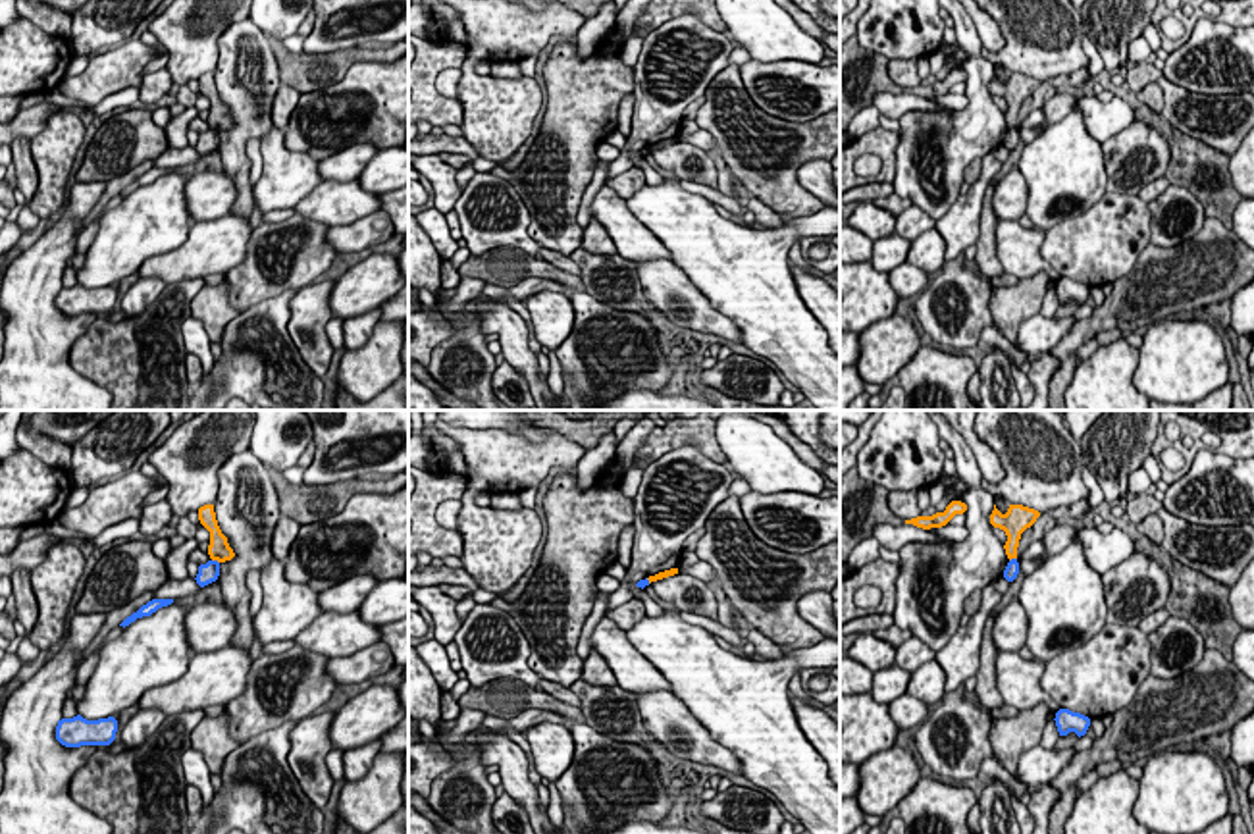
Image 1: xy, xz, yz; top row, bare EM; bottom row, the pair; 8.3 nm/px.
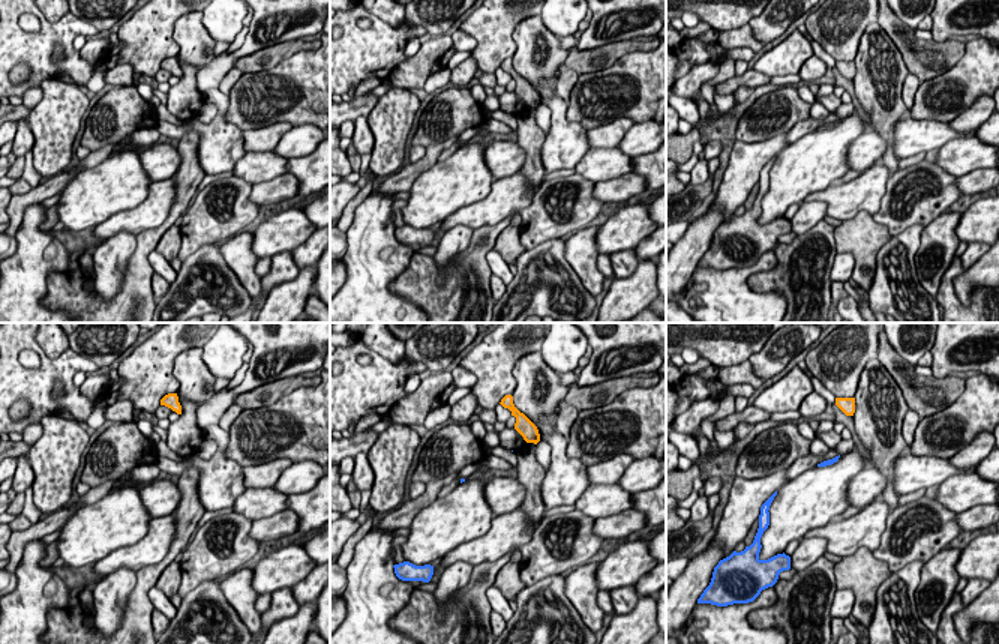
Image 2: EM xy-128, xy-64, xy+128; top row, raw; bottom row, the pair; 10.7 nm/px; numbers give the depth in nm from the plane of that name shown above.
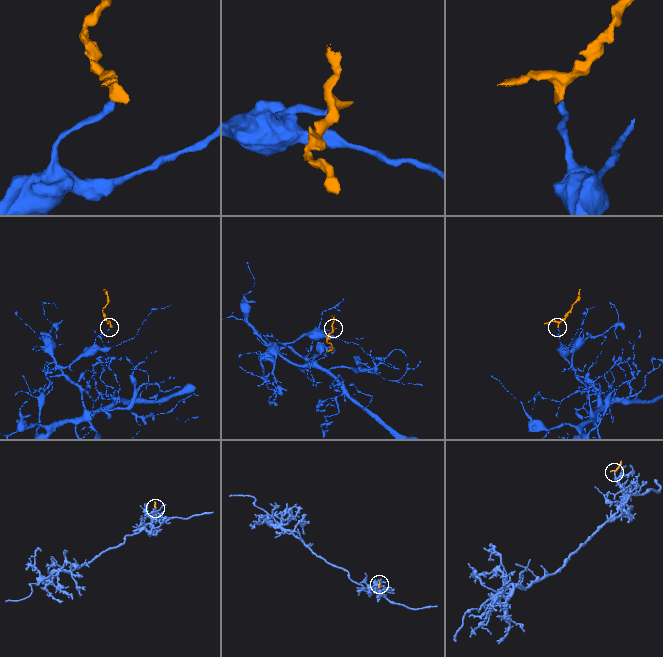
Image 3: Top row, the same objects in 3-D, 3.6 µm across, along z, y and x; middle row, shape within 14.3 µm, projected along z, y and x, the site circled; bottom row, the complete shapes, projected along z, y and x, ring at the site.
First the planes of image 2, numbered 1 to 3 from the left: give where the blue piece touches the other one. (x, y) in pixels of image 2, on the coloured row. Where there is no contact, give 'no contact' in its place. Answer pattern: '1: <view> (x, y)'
1: no contact
2: no contact
3: no contact

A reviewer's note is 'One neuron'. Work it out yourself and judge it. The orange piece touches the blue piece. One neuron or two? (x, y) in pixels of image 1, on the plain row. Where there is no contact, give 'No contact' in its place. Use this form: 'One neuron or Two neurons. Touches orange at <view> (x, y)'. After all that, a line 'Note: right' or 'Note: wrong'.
Two neurons. Touches orange at xy (216, 128)
Note: wrong

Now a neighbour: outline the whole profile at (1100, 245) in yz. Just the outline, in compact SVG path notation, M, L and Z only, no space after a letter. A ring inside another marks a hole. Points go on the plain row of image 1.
M1106 193L1084 214L1046 231L1040 256L1059 274L1104 287L1131 272L1150 245L1152 214L1138 195Z

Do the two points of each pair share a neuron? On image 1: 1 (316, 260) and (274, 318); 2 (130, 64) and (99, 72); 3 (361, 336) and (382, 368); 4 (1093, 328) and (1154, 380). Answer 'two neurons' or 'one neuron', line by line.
1: two neurons
2: one neuron
3: two neurons
4: two neurons

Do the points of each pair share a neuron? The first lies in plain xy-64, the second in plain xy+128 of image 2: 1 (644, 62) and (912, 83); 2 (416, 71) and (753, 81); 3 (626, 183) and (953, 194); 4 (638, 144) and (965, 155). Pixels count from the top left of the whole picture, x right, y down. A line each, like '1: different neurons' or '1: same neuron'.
1: different neurons
2: different neurons
3: different neurons
4: different neurons

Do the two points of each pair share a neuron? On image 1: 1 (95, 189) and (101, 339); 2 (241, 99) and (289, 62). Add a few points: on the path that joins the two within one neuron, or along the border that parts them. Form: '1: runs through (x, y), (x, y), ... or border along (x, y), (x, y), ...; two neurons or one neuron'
1: border along (101, 314), (72, 349); two neurons
2: border along (266, 37), (282, 83); two neurons

